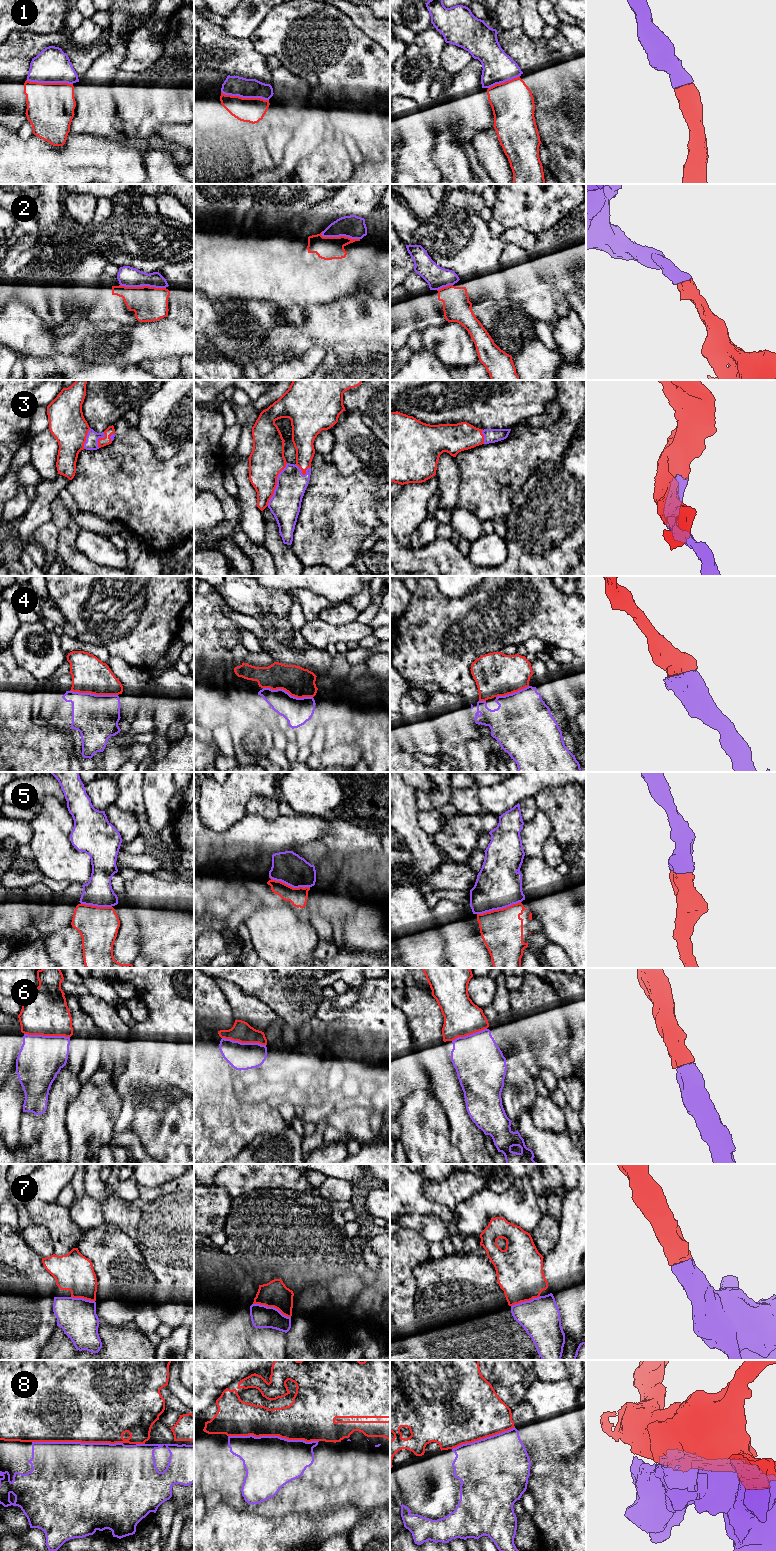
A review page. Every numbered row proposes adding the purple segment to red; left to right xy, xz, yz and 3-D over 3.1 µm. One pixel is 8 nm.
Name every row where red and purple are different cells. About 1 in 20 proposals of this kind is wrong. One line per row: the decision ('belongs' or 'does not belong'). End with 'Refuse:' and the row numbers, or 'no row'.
1: belongs
2: belongs
3: belongs
4: belongs
5: belongs
6: belongs
7: belongs
8: belongs
Refuse: no row

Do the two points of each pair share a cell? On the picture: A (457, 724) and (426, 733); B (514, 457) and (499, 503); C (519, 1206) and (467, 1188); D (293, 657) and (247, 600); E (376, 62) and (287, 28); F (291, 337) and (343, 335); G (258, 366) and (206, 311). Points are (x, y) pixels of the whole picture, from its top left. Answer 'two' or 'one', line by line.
A: two
B: one
C: two
D: one
E: one
F: one
G: one

